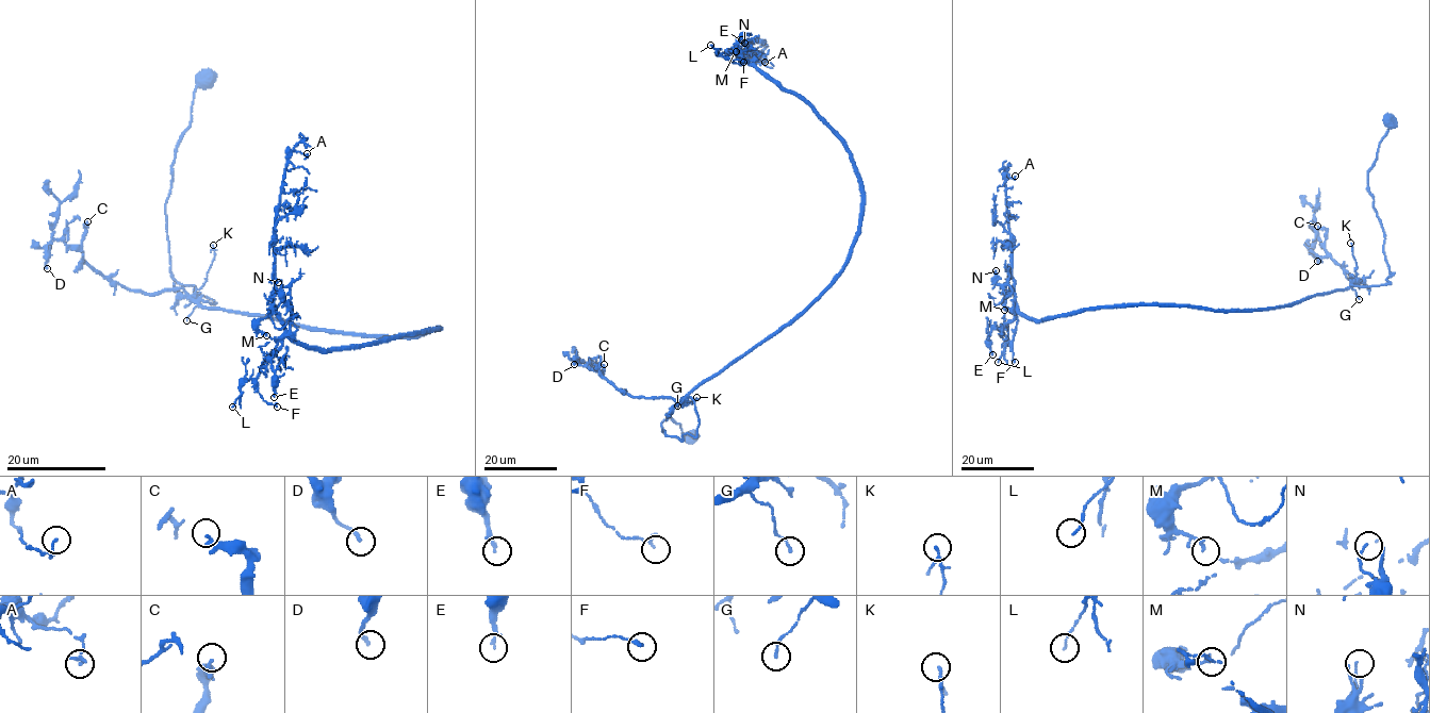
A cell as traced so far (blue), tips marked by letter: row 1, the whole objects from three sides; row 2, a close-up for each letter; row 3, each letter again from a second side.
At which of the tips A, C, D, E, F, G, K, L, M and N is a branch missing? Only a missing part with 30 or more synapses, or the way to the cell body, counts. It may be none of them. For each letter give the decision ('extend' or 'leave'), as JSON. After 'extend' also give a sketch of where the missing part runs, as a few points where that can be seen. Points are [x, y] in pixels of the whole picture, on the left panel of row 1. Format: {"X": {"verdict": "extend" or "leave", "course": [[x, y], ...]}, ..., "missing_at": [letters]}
{"A": {"verdict": "leave"}, "C": {"verdict": "leave"}, "D": {"verdict": "leave"}, "E": {"verdict": "leave"}, "F": {"verdict": "leave"}, "G": {"verdict": "leave"}, "K": {"verdict": "leave"}, "L": {"verdict": "leave"}, "M": {"verdict": "leave"}, "N": {"verdict": "leave"}, "missing_at": []}

